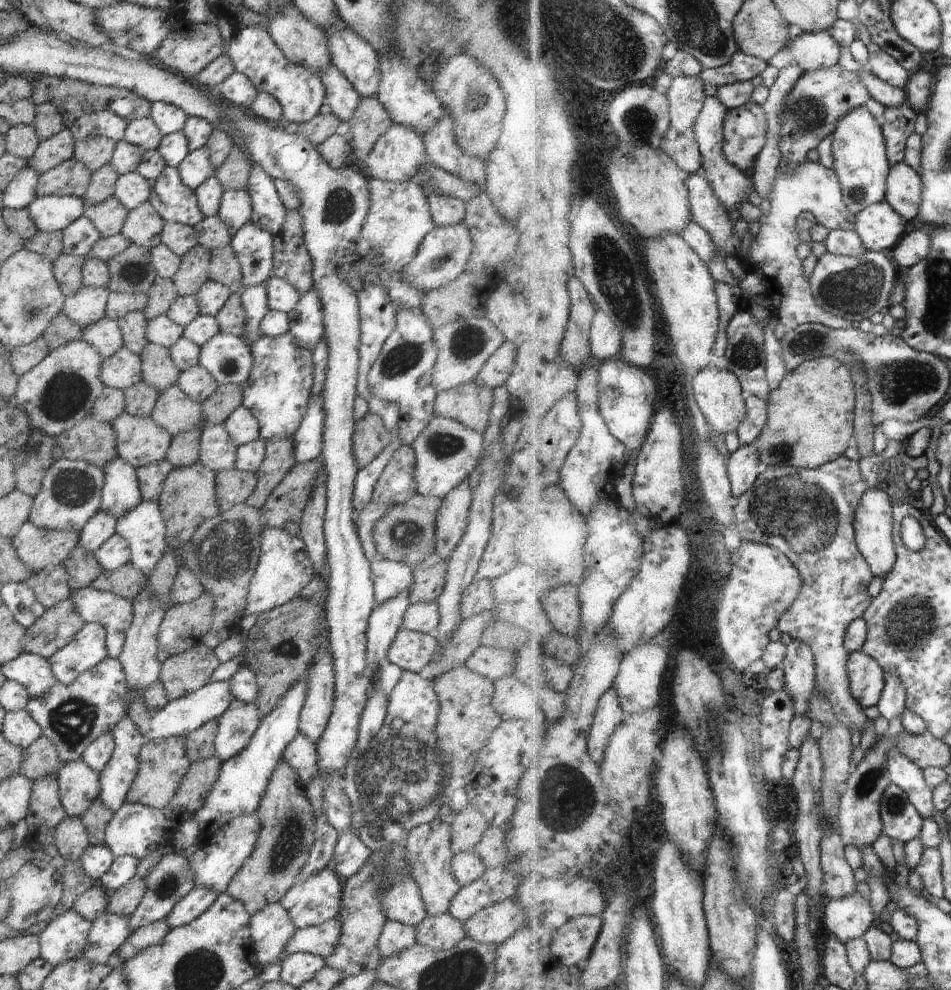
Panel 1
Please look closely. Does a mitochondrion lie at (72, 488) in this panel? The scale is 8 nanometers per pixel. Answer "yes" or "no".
yes

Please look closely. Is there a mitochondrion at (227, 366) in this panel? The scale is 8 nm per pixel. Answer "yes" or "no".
yes

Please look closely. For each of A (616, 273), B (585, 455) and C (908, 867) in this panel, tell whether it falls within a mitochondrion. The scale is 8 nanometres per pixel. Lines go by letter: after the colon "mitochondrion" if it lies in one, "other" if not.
A: mitochondrion
B: other
C: other

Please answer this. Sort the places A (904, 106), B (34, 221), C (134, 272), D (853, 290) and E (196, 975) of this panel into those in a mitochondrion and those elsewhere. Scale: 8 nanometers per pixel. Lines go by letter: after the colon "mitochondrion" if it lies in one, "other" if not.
A: other
B: other
C: mitochondrion
D: mitochondrion
E: mitochondrion

